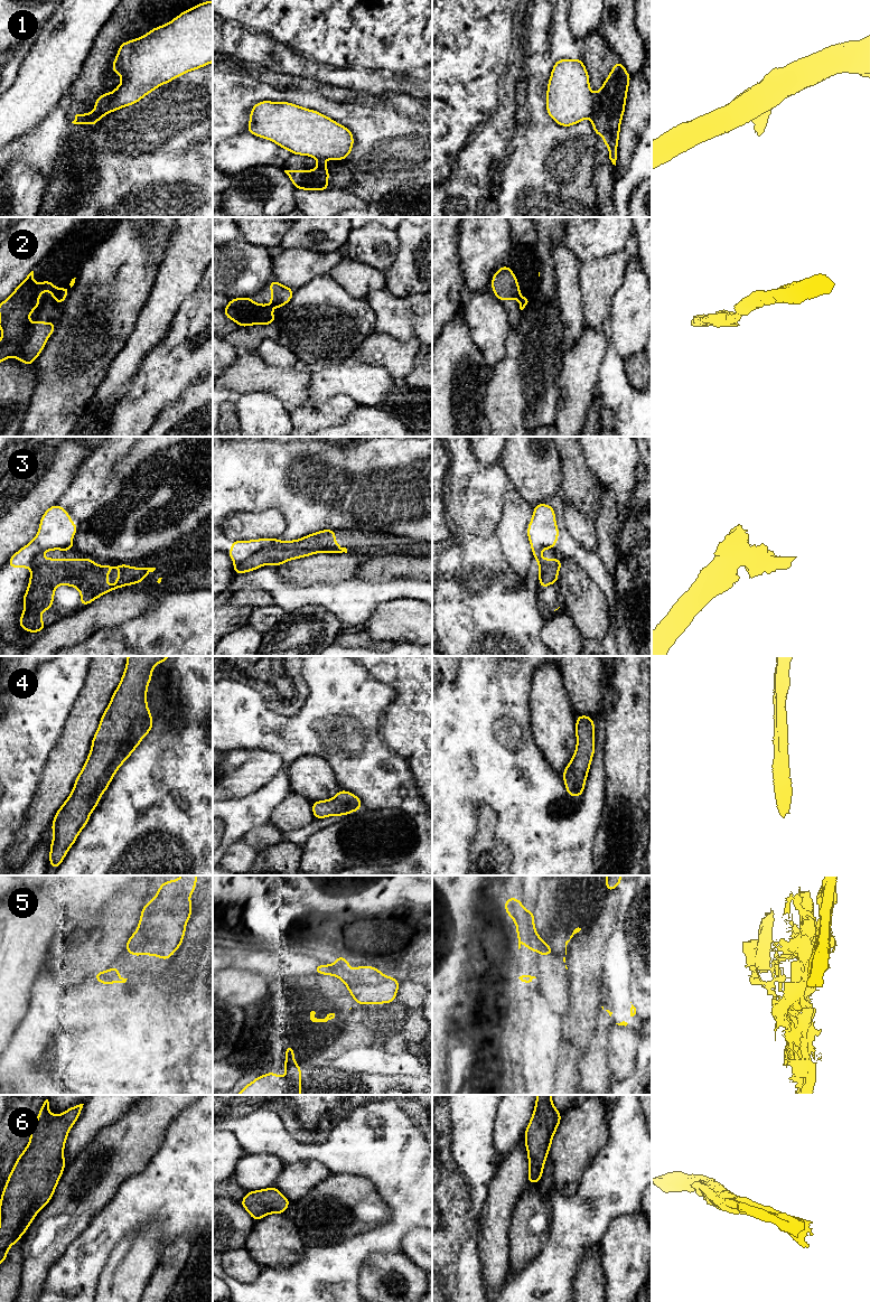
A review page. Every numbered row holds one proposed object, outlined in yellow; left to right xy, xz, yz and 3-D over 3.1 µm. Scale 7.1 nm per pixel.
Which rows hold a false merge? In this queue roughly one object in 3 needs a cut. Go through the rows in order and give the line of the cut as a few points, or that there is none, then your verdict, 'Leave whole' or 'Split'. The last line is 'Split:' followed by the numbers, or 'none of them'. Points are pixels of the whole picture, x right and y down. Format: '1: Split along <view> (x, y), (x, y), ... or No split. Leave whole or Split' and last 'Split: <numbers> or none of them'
1: Split along yz (592, 97), (592, 112), (589, 116). Split
2: No split. Leave whole
3: No split. Leave whole
4: No split. Leave whole
5: Split along xz (374, 967), (366, 968), (355, 981), (355, 996), (358, 1002). Split
6: No split. Leave whole
Split: 1, 5

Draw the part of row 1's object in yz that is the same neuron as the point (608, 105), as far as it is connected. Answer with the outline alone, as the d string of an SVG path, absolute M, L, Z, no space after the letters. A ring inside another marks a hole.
M621 62L614 63L609 78L602 82L602 90L593 92L592 128L598 135L605 138L604 143L609 148L609 159L616 166L617 146L621 118L625 113L626 96L630 75Z

